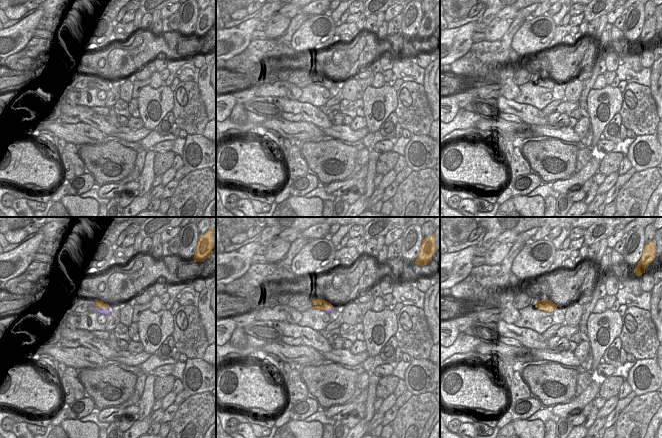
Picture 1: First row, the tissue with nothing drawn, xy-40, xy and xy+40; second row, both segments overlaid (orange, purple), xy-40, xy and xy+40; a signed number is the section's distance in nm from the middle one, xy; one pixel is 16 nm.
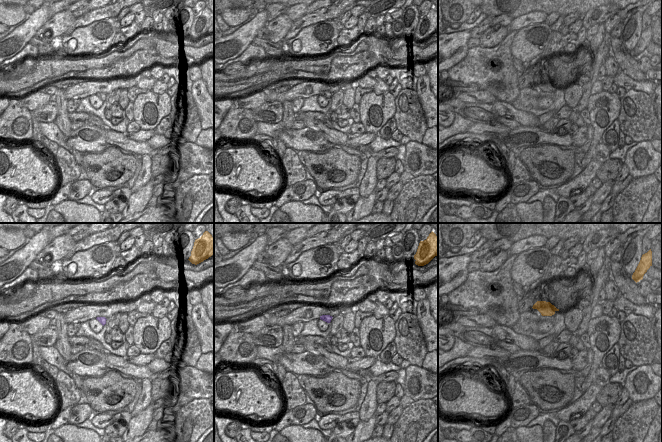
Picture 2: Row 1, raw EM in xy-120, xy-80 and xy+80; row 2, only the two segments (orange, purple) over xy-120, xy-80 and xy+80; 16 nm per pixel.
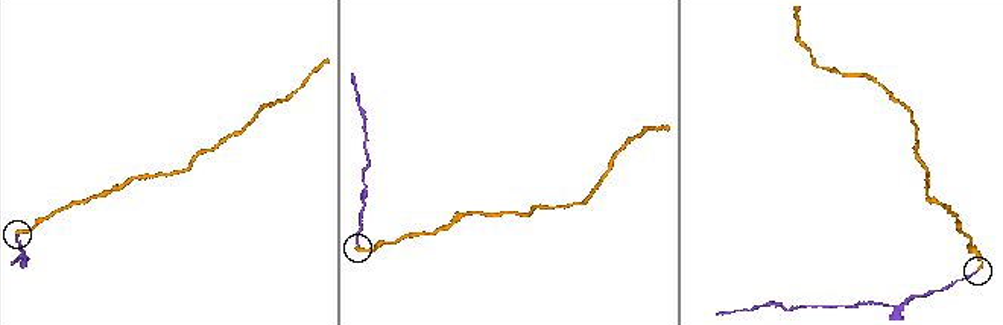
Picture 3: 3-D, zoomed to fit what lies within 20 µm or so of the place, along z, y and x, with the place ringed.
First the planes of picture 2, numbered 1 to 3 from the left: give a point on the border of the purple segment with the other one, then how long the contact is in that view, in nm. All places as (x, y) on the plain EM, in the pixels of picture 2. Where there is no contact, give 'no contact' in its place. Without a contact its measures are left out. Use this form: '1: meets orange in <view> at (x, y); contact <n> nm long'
1: no contact
2: no contact
3: no contact

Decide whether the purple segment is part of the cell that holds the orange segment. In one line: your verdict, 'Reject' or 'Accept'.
Reject

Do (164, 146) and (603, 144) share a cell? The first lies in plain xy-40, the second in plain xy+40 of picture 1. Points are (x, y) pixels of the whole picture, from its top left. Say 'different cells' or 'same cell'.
same cell

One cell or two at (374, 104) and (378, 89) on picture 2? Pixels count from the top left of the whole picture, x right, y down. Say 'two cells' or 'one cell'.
two cells

